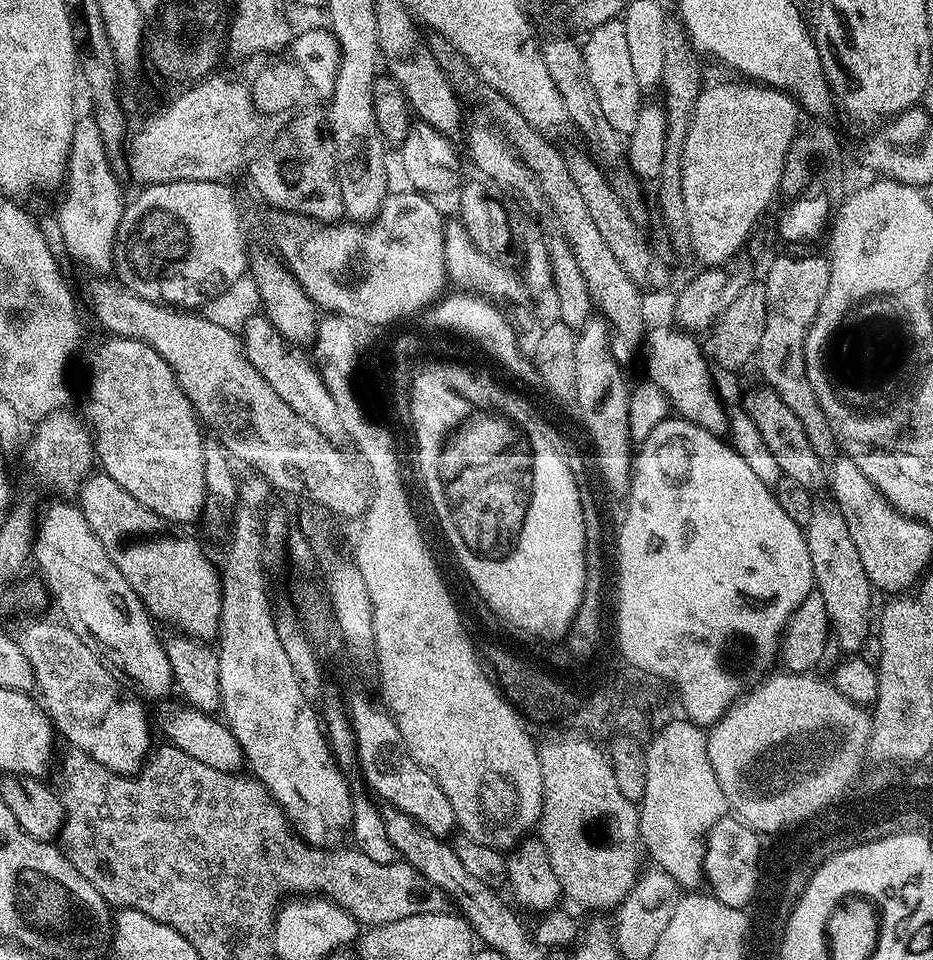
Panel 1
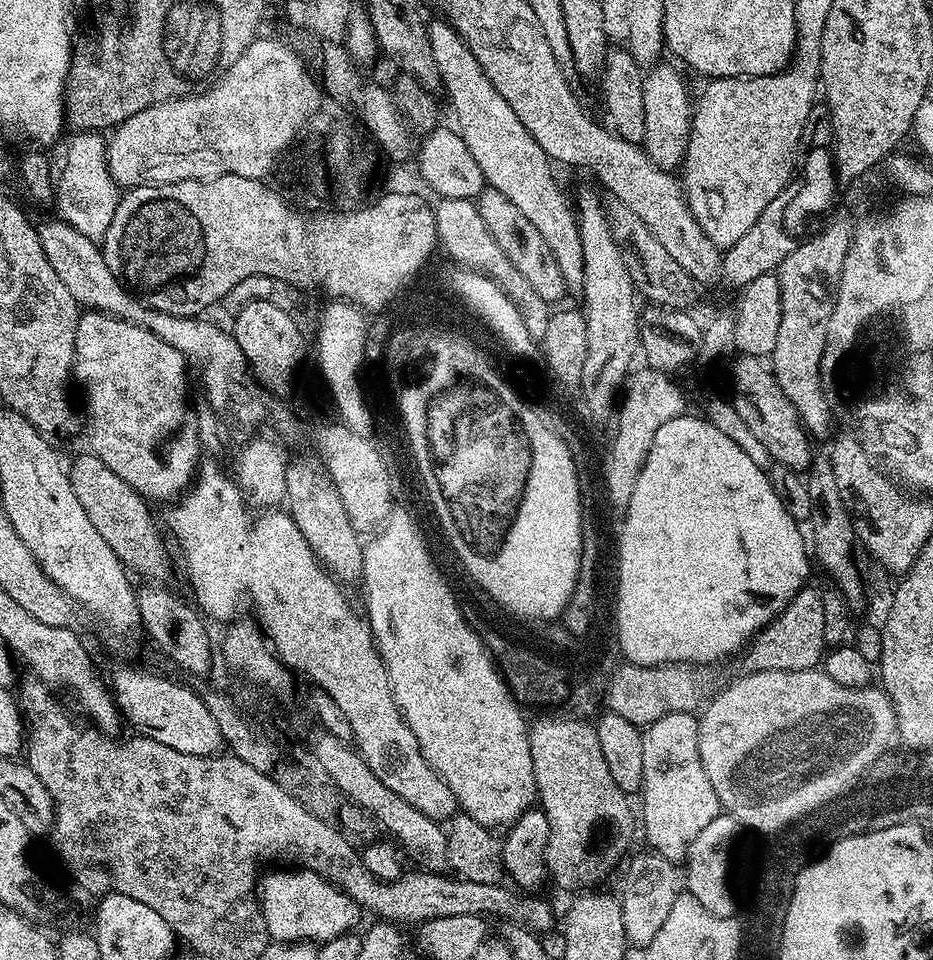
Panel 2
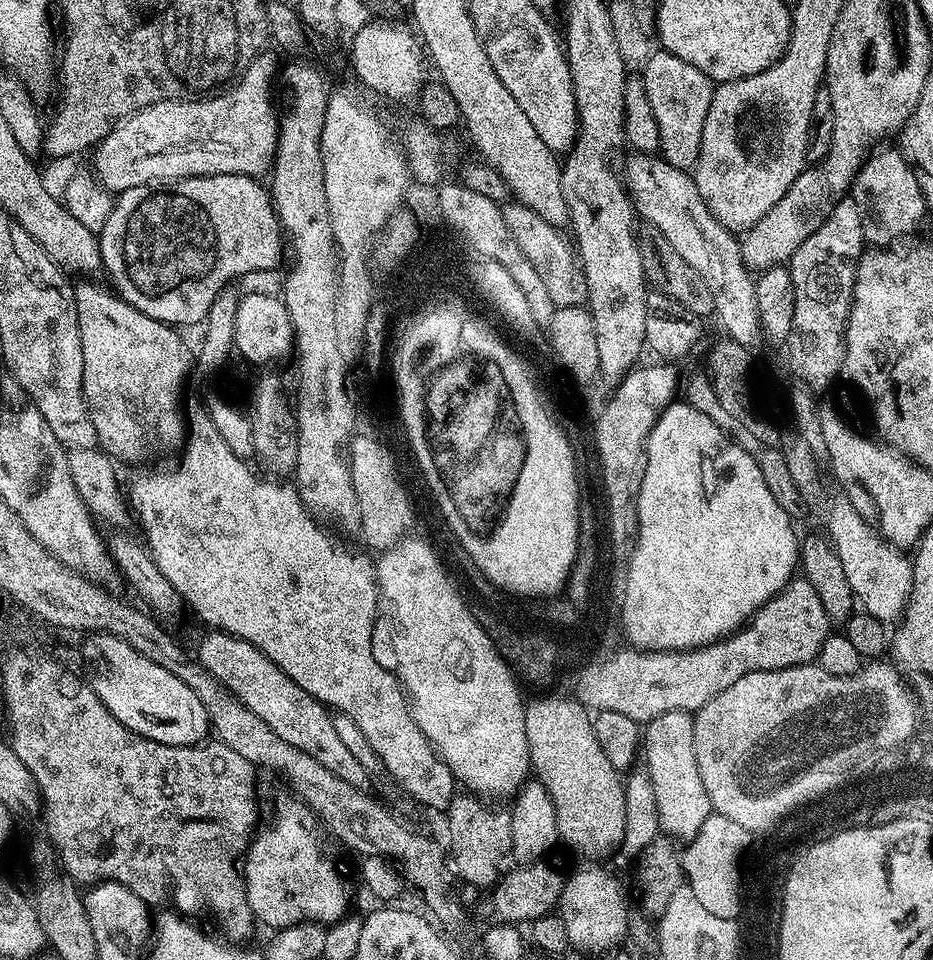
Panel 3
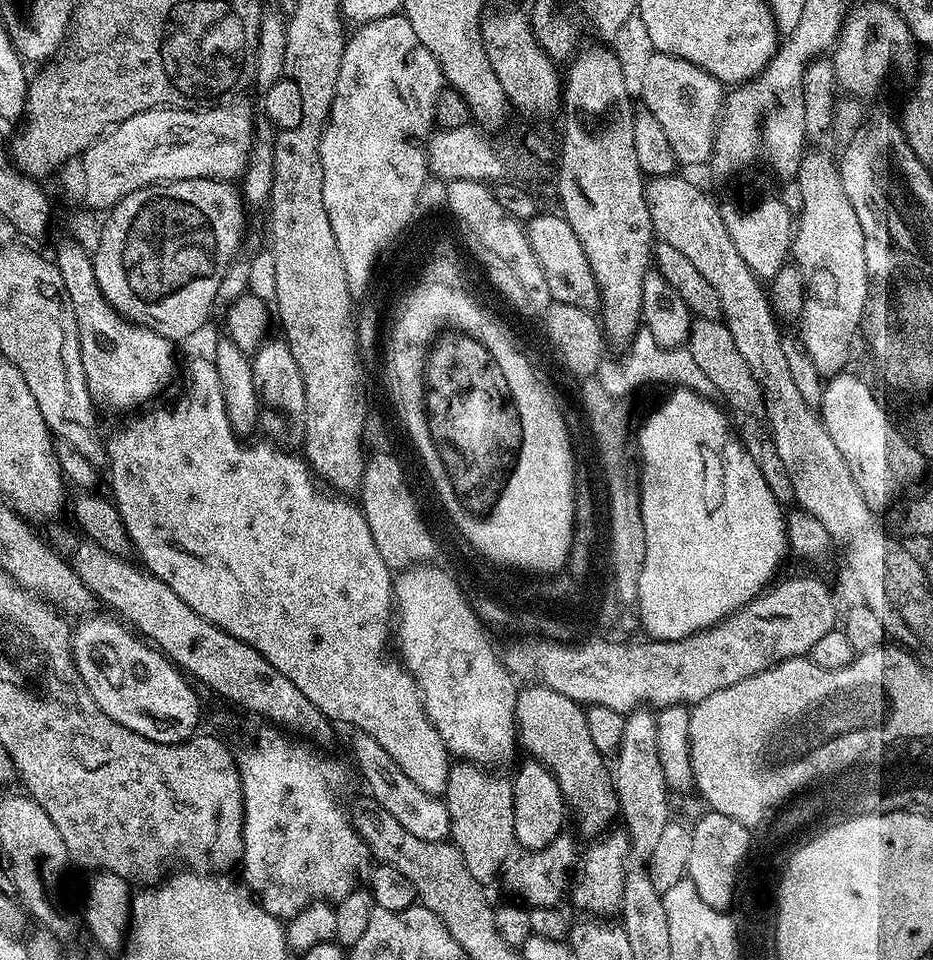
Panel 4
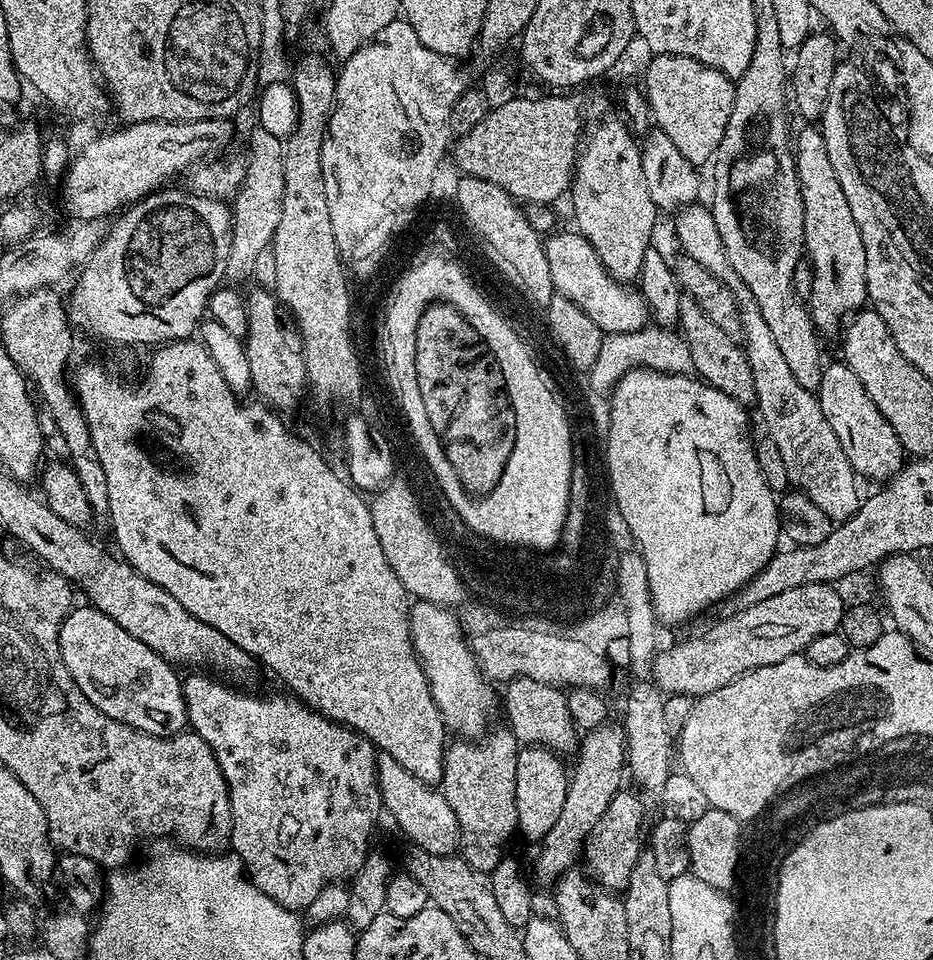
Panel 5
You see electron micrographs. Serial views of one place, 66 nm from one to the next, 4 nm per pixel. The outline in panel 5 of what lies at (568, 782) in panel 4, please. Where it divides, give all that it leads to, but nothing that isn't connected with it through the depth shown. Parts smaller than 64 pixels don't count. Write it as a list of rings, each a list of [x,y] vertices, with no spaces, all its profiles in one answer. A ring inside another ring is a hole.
[[[519,676],[517,680],[507,681],[503,688],[502,712],[508,715],[507,727],[512,729],[521,745],[543,746],[557,754],[571,753],[577,747],[578,729],[571,718],[567,695],[556,685],[534,682],[534,678]]]

